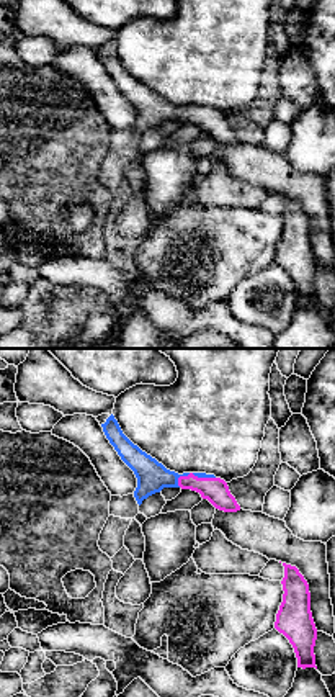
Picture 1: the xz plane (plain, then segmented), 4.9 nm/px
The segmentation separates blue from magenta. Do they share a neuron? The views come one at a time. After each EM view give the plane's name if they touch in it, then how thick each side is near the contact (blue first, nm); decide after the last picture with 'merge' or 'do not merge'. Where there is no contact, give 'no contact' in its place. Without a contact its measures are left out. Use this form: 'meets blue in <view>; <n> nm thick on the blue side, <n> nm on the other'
meets blue in xz; 30 nm thick on the blue side, 120 nm on the other

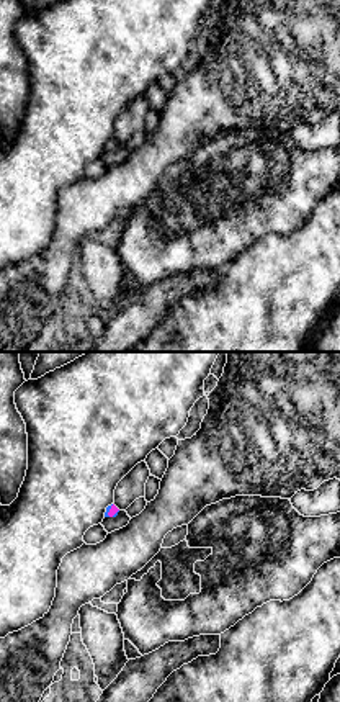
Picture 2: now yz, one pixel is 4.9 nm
meets blue in yz; 20 nm thick on the blue side, 40 nm on the other

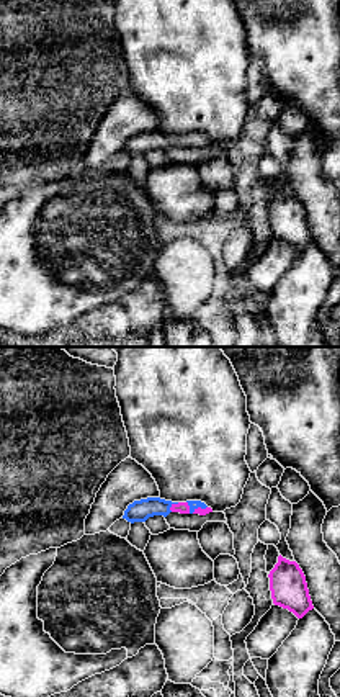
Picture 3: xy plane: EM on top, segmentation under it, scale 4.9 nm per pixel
meets blue in xy; 110 nm thick on the blue side, 60 nm on the other

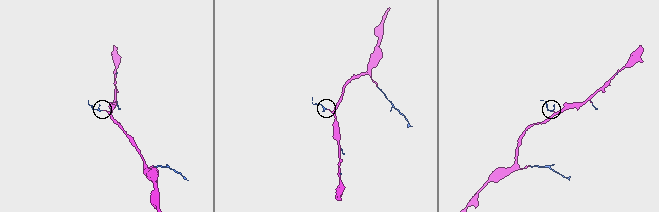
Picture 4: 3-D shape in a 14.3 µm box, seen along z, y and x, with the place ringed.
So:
merge

